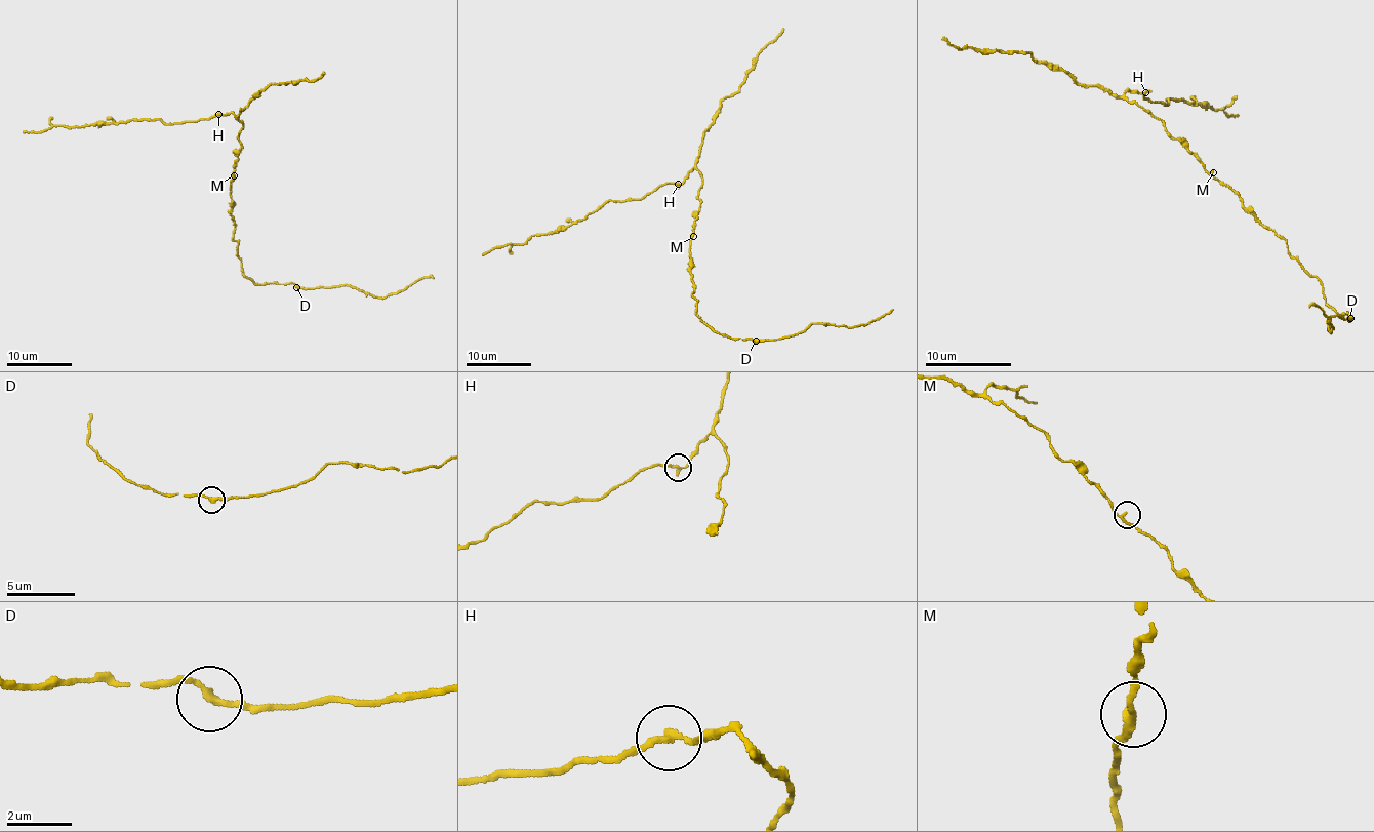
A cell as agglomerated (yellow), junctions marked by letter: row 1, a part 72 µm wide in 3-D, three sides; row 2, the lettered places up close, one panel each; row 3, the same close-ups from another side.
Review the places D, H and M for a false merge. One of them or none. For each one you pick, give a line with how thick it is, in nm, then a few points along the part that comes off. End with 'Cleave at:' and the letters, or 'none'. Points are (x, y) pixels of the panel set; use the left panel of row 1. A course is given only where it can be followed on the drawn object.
H: 200 nm | (219, 115), (182, 123), (127, 120), (123, 123), (23, 131)
Cleave at: H

